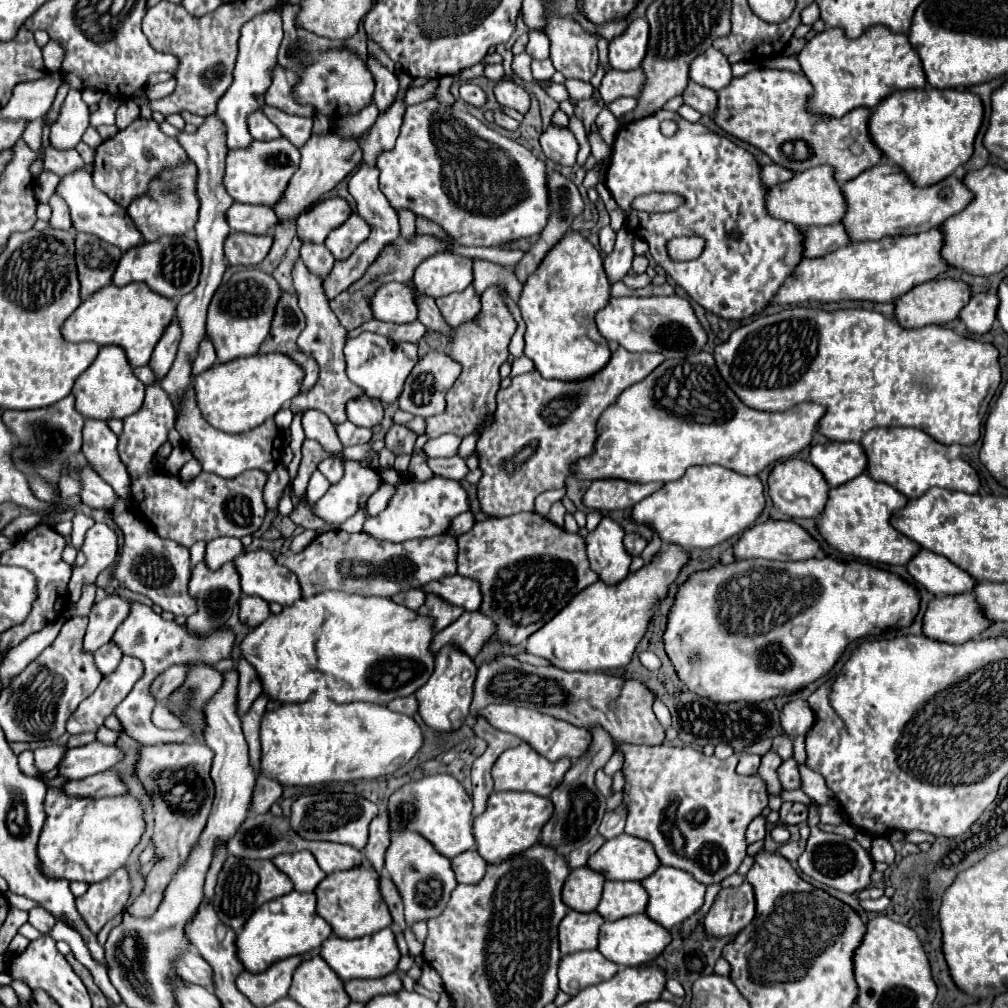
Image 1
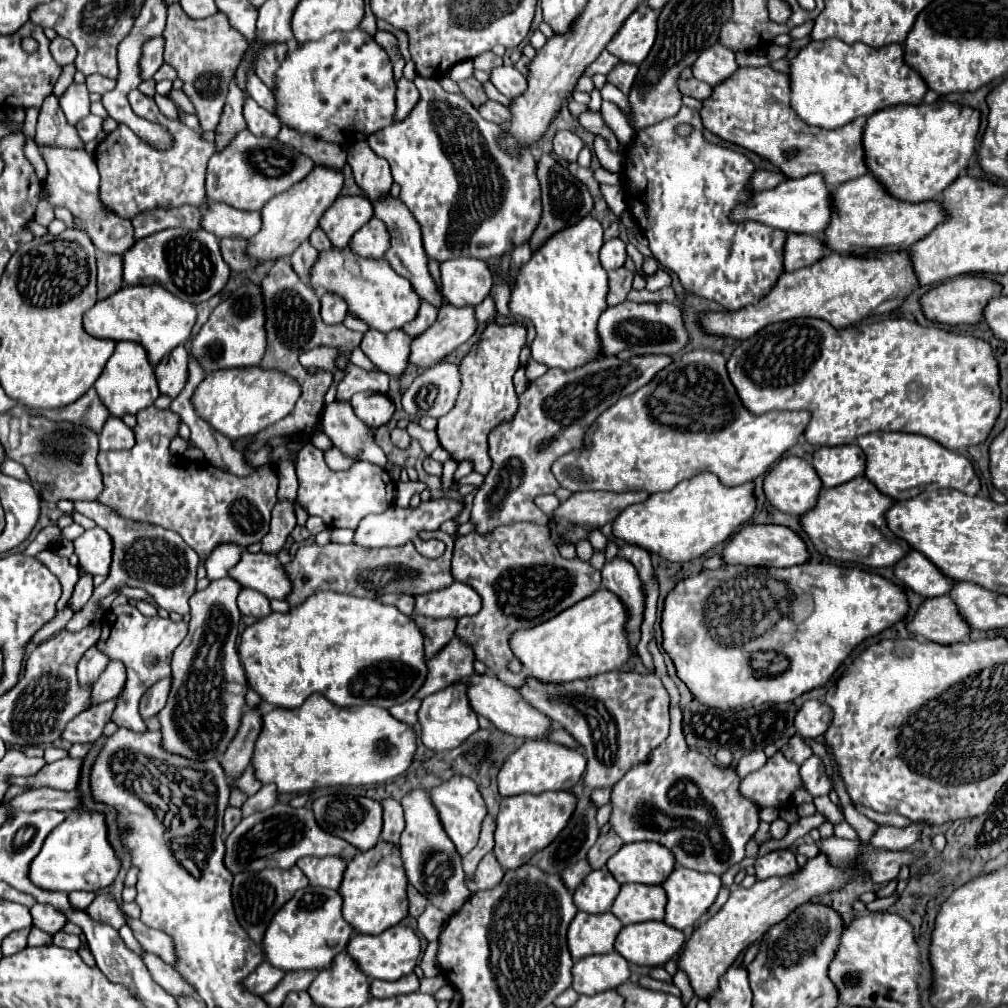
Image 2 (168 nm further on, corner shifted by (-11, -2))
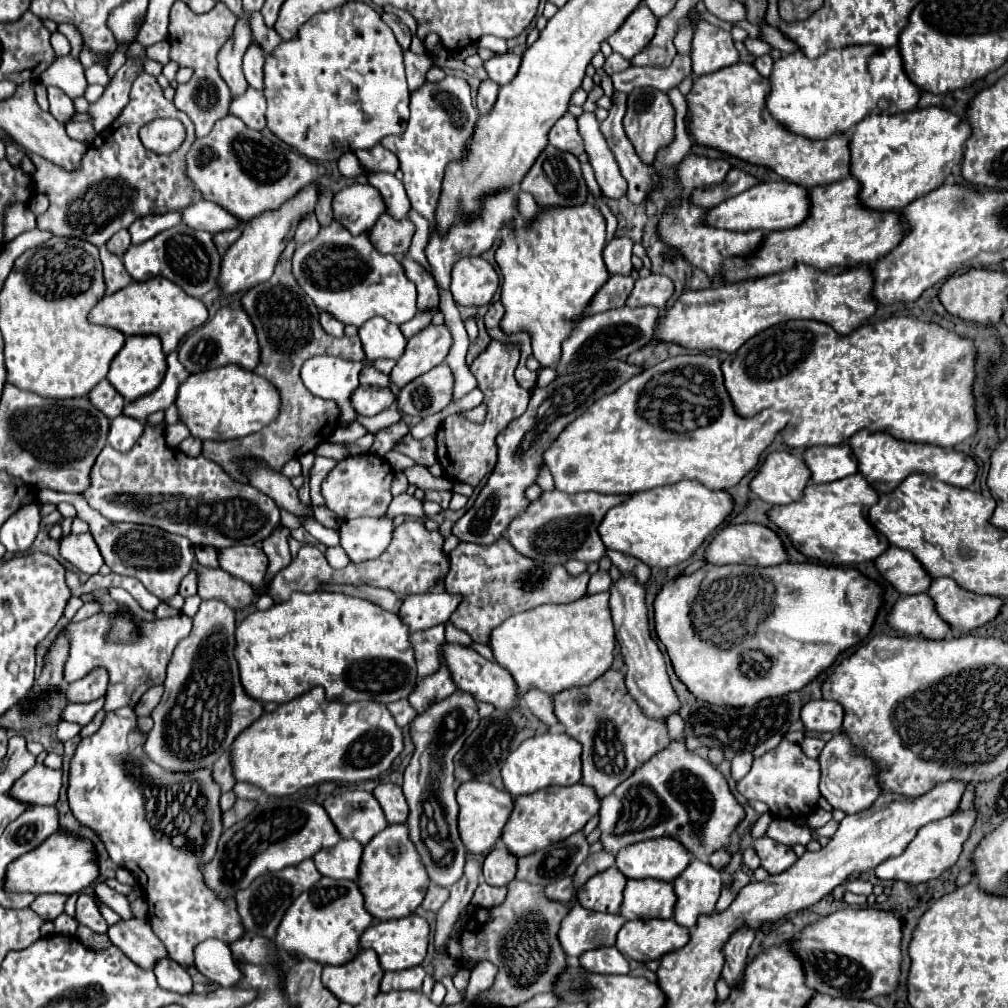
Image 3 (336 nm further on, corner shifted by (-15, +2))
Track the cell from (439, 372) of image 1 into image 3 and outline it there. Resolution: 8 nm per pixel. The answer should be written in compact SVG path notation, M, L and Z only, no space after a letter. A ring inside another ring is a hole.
M441 364L401 388L395 404L403 414L425 418L441 412L451 402L451 388L453 374L447 364Z

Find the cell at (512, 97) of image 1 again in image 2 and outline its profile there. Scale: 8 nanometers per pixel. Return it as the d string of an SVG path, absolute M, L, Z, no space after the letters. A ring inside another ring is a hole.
M499 66L499 68L495 68L491 72L491 82L493 82L493 86L501 94L505 94L511 100L519 98L527 90L525 76L519 74L519 70L513 68L513 66Z

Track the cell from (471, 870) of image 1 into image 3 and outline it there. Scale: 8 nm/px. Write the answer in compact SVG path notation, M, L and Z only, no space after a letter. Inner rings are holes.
M497 844L483 862L483 878L489 886L505 886L515 878L517 856L509 854L507 846Z

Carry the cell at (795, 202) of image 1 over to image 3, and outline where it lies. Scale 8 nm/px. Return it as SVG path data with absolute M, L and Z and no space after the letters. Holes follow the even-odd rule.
M781 180L781 182L761 182L751 186L751 190L745 190L739 196L727 198L721 204L709 208L703 222L713 228L723 228L731 232L749 232L749 230L787 230L791 226L799 226L803 218L807 218L809 210L809 192L793 182Z

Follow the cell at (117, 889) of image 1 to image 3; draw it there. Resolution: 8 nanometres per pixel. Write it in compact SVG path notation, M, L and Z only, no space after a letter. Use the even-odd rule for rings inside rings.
M81 894L79 900L77 900L77 910L75 910L75 916L79 926L87 926L91 928L93 932L107 932L107 922L105 918L101 916L95 900L89 896L89 894Z

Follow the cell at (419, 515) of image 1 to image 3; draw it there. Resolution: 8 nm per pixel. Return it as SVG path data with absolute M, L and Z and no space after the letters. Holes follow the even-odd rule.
M353 518L341 524L341 548L353 564L371 560L389 546L393 522L387 518Z

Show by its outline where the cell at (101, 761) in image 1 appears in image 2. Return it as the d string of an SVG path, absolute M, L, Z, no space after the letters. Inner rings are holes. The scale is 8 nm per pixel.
M67 756L63 760L47 764L37 776L10 777L8 783L17 786L31 786L31 788L51 786L57 790L75 790L79 786L81 768L83 768L81 758L69 758Z

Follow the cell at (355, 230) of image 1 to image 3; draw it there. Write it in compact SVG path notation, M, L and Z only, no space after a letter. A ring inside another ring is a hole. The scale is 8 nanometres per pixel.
M383 214L379 222L369 230L369 238L377 252L381 254L405 254L409 250L411 238L415 234L415 224L411 220L399 222L397 218L391 218L391 214Z

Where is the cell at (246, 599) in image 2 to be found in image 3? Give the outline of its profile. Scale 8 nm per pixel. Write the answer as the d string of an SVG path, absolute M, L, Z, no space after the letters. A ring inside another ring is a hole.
M195 564L193 570L197 572L197 578L199 578L197 594L203 600L209 600L209 598L223 600L233 610L247 608L255 602L253 586L227 574L225 570L209 568L209 566L201 566L201 564Z

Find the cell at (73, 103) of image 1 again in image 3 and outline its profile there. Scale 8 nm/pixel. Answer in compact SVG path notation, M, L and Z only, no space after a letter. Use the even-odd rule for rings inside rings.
M71 54L67 56L57 56L55 64L51 64L45 72L41 82L45 86L53 84L57 88L61 88L67 96L71 96L71 100L83 96L85 88L87 88L87 80L83 74L83 66L77 58L73 58Z

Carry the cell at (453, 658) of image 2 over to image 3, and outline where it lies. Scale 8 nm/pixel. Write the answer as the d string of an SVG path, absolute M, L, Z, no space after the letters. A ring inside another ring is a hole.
M441 666L437 670L437 674L431 674L427 678L423 678L423 682L417 684L417 688L409 694L409 704L421 714L423 710L427 710L427 706L441 702L443 698L449 698L455 692L455 684L451 680L451 674L445 666Z

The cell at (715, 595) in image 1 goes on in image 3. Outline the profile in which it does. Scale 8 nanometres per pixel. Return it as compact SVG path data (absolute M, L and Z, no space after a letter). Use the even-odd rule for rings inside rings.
M761 524L725 526L711 540L711 544L705 548L705 562L707 564L701 570L693 572L691 576L679 576L679 578L663 584L663 588L659 590L655 604L653 604L653 608L655 608L655 618L653 618L655 620L655 632L667 648L667 654L671 658L671 664L673 664L677 678L687 686L687 690L695 698L711 702L715 706L745 706L745 704L755 704L767 696L783 696L783 694L801 690L819 672L827 670L843 650L859 644L869 634L869 630L873 626L873 618L881 606L881 588L873 580L865 578L859 570L853 570L853 568L837 568L837 566L811 564L811 562L793 564L793 562L785 562L785 560L787 560L785 548L773 530L769 530Z

